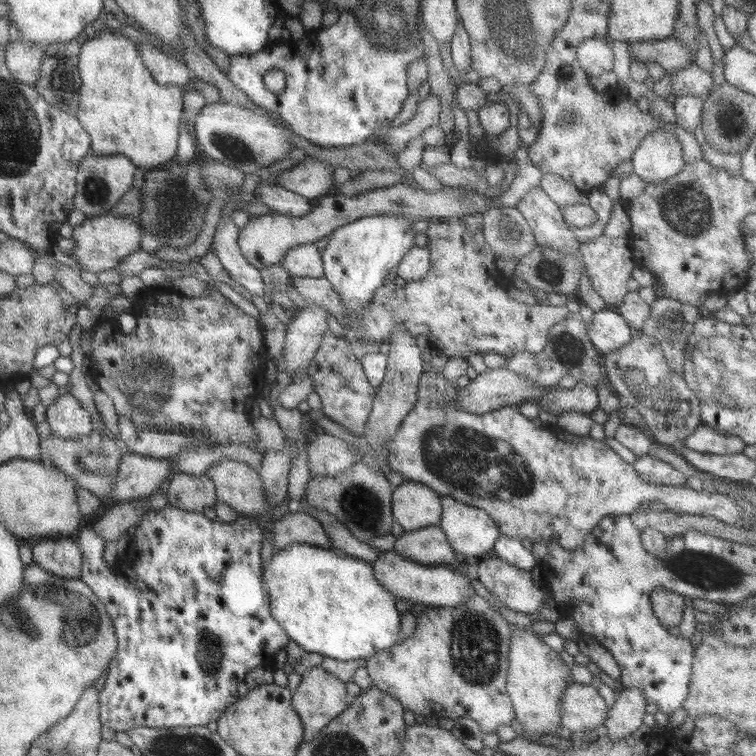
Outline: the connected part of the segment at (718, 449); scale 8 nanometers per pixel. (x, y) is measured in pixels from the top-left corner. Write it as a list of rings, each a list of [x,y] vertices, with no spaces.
[[[702,422],[682,445],[689,450],[722,456],[744,453],[747,444],[739,436],[722,434],[720,430]]]

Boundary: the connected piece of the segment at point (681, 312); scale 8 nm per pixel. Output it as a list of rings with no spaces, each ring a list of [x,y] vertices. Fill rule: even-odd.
[[[664,296],[651,303],[650,314],[640,332],[656,337],[662,344],[666,360],[677,366],[674,370],[682,374],[684,346],[703,315],[702,310],[692,304]]]

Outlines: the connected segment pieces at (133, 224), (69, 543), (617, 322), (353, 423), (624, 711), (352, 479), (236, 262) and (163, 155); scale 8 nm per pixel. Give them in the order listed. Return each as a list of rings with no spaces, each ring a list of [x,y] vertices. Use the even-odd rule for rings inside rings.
[[[113,212],[104,213],[100,216],[86,218],[80,225],[73,228],[71,238],[74,238],[76,246],[72,255],[70,253],[69,255],[80,263],[80,270],[98,274],[100,271],[116,268],[130,254],[136,253],[140,249],[140,240],[143,235],[144,231],[140,227],[140,219],[138,217],[120,216],[119,214],[113,214]]]
[[[63,537],[55,542],[46,540],[32,546],[32,560],[53,575],[80,579],[85,557],[75,537]]]
[[[613,307],[596,311],[588,326],[590,341],[602,355],[621,349],[633,340],[635,333],[626,318],[618,314]]]
[[[327,332],[321,348],[307,368],[312,378],[313,391],[321,400],[321,411],[338,425],[350,428],[352,433],[362,433],[365,430],[376,394],[376,388],[368,382],[359,357],[355,357],[357,354],[346,340]]]
[[[640,687],[623,688],[610,708],[609,718],[604,722],[608,731],[607,738],[621,740],[632,735],[643,724],[647,704],[649,702]]]
[[[358,462],[334,476],[312,476],[305,490],[304,498],[312,508],[332,514],[357,540],[371,544],[370,539],[391,533],[393,486],[386,475],[372,471],[363,462]]]
[[[228,216],[218,221],[214,233],[214,251],[228,276],[241,284],[250,294],[263,296],[266,292],[260,270],[250,265],[241,254],[238,246],[238,226]]]
[[[104,28],[102,34],[95,38],[85,41],[81,46],[80,55],[77,57],[77,69],[78,74],[81,76],[81,88],[79,90],[79,108],[74,114],[81,122],[81,126],[89,132],[89,136],[92,139],[92,153],[94,155],[126,155],[138,166],[141,166],[144,170],[150,170],[158,164],[164,164],[168,160],[172,160],[176,156],[176,146],[178,146],[178,128],[180,128],[180,118],[182,118],[182,90],[178,86],[174,85],[161,85],[154,80],[150,70],[144,68],[144,62],[140,57],[140,52],[137,50],[137,44],[133,35],[129,32],[122,34],[116,32],[114,29]]]

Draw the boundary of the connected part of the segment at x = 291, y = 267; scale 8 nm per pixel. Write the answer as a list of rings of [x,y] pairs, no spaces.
[[[315,244],[293,246],[282,258],[280,264],[284,270],[288,270],[290,277],[324,277],[324,266],[321,260],[321,254]]]

